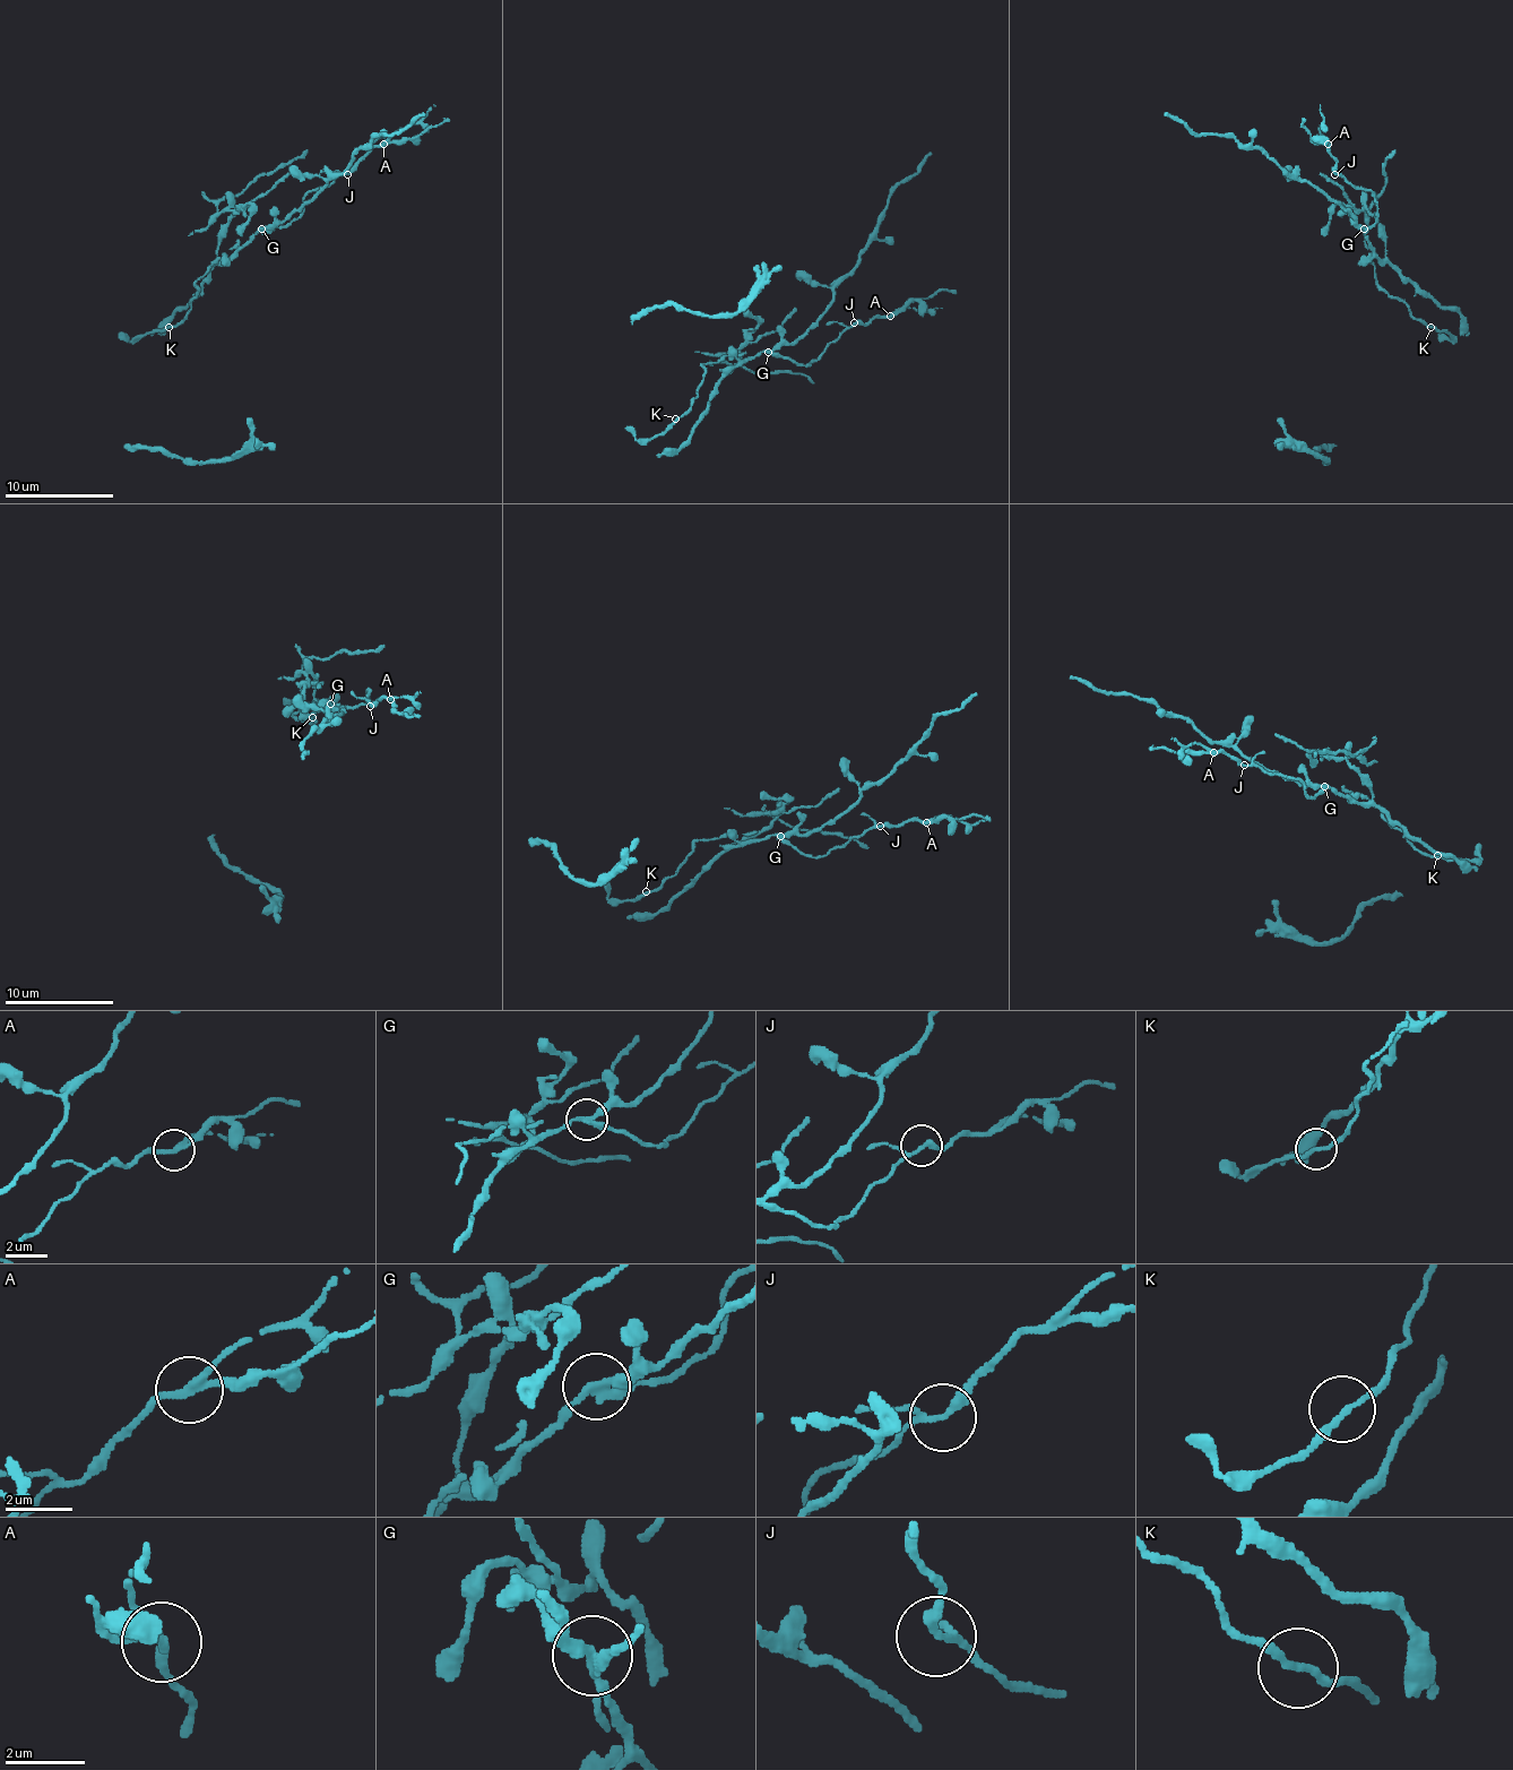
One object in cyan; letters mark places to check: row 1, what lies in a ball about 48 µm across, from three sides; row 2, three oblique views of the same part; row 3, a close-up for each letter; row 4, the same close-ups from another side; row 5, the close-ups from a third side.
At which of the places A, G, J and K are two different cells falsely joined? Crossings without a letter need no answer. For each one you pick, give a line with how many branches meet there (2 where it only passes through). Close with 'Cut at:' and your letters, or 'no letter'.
A: 3 branches meet
G: 3 branches meet
Cut at: A, G

